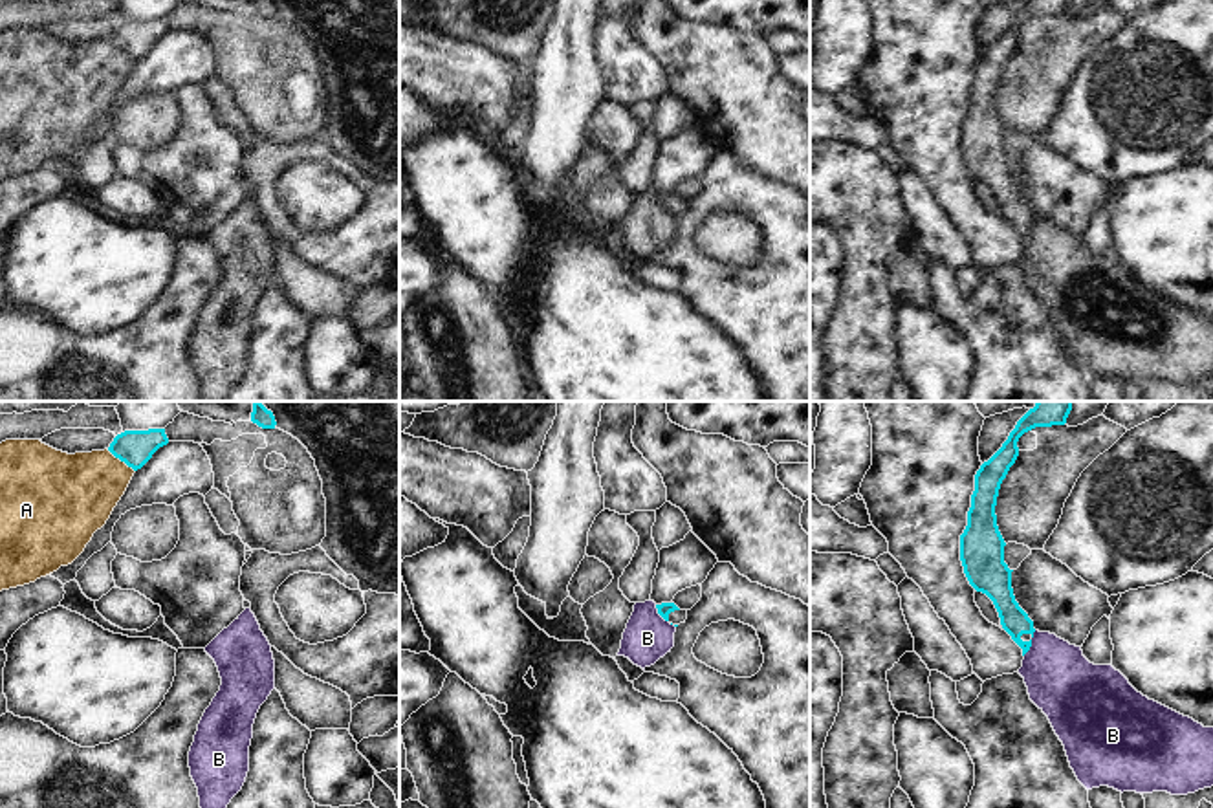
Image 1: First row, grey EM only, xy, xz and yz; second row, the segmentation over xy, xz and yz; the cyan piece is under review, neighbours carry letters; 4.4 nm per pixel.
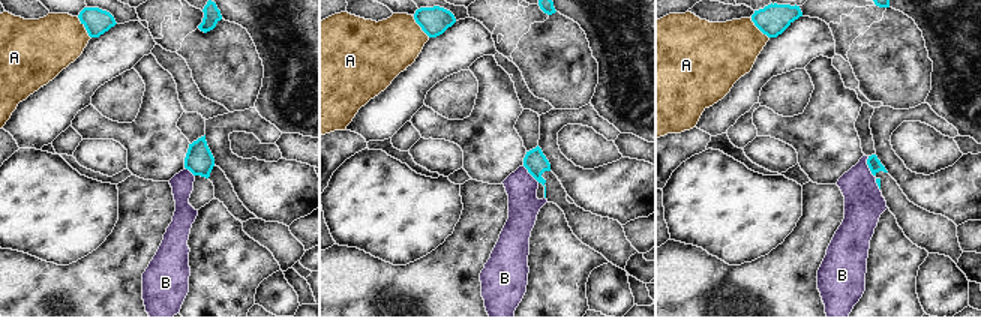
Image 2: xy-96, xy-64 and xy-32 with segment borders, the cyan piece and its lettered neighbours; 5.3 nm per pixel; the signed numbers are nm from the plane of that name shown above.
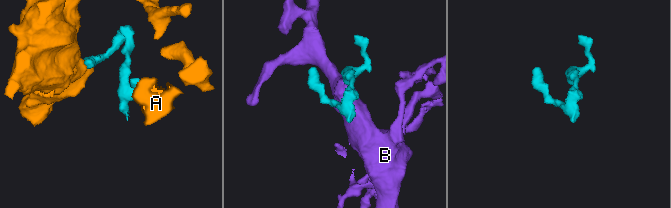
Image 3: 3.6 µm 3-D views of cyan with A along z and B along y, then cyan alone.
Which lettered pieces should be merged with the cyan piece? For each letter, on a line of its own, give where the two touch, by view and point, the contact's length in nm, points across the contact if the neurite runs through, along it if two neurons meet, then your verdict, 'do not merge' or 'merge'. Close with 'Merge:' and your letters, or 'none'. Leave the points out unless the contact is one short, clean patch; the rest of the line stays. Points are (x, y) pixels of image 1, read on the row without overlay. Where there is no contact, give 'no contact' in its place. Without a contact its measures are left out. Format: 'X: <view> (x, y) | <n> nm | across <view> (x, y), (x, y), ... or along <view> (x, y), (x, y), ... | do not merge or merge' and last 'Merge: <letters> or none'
A: xy (121, 50) | 160 nm | along xy (107, 39), (134, 61) | do not merge
B: xz (664, 207) | 140 nm | along xz (655, 195), (675, 217) | do not merge
Merge: none

